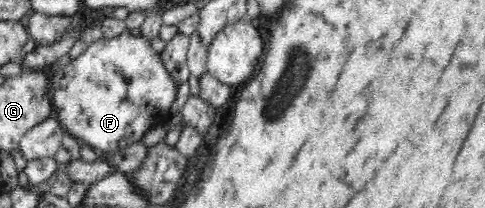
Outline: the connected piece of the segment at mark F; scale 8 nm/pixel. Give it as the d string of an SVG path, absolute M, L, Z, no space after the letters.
M128 29L120 35L93 41L78 57L63 67L51 69L53 117L74 138L87 143L93 149L104 152L116 152L136 143L152 128L167 127L170 107L176 101L179 85L174 82L170 72L162 63L161 54L150 46L150 40L144 36L132 35Z

